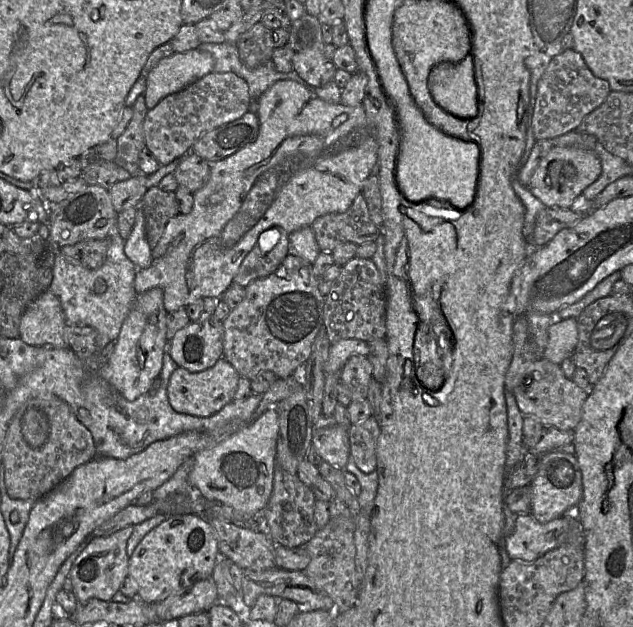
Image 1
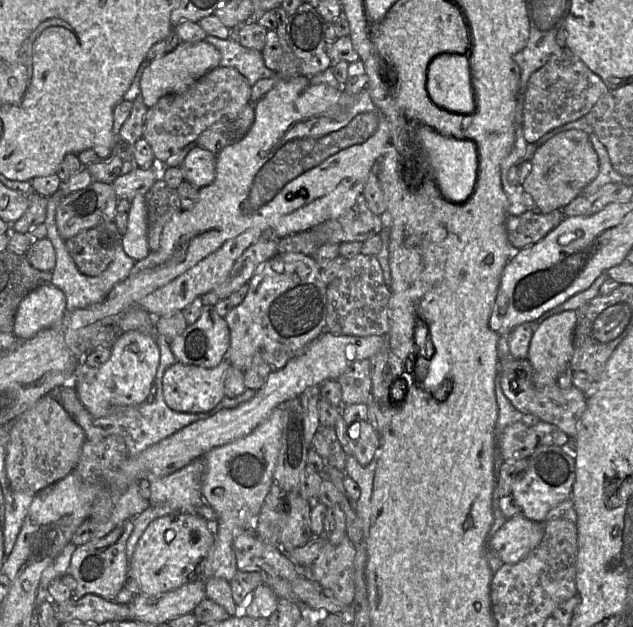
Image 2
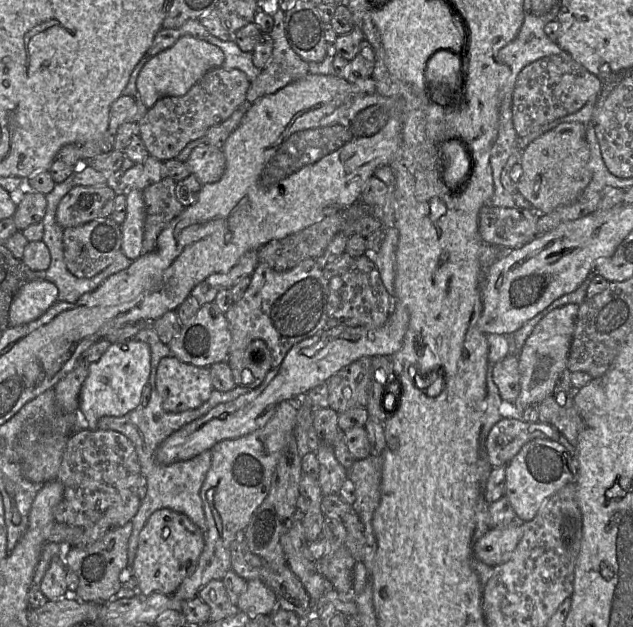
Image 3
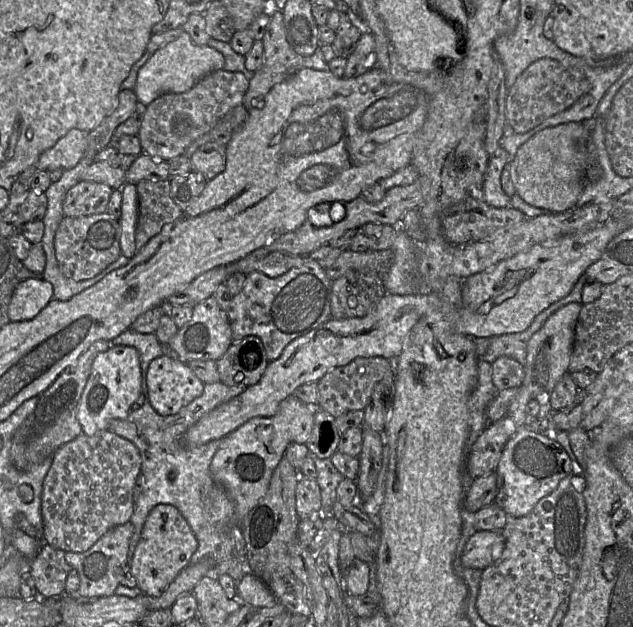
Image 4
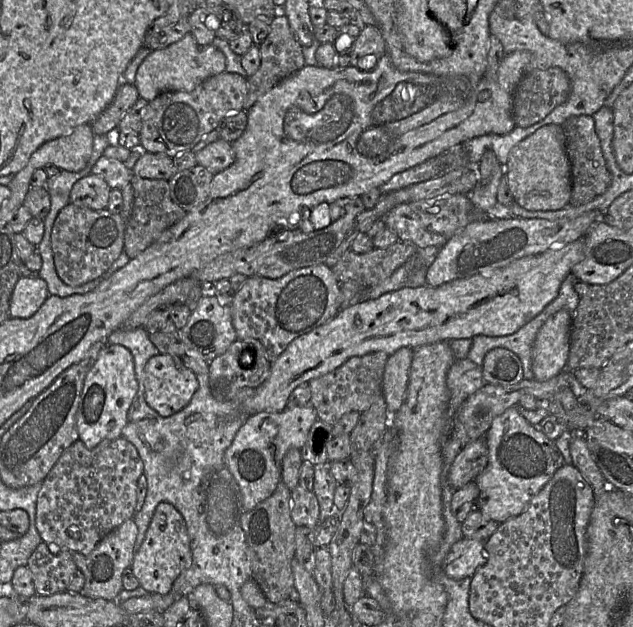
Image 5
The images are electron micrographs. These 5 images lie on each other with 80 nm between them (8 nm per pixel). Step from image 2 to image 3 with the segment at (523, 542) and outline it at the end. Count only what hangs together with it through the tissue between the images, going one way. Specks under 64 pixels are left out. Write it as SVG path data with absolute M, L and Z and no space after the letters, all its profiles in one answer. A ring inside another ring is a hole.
M516 520L507 526L489 529L475 541L473 558L493 567L507 562L522 537L522 524Z

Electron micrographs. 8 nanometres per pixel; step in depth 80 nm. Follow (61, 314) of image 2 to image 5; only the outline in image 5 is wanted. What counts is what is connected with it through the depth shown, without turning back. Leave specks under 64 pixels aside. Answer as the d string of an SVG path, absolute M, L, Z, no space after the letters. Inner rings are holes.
M39 277L20 278L10 299L10 317L26 319L33 316L49 296L47 283Z

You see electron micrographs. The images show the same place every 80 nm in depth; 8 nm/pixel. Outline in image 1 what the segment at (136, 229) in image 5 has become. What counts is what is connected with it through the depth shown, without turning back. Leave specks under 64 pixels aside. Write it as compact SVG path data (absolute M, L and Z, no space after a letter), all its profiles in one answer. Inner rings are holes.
M153 186L146 191L140 207L145 216L147 241L153 249L161 239L167 223L180 213L176 194Z

